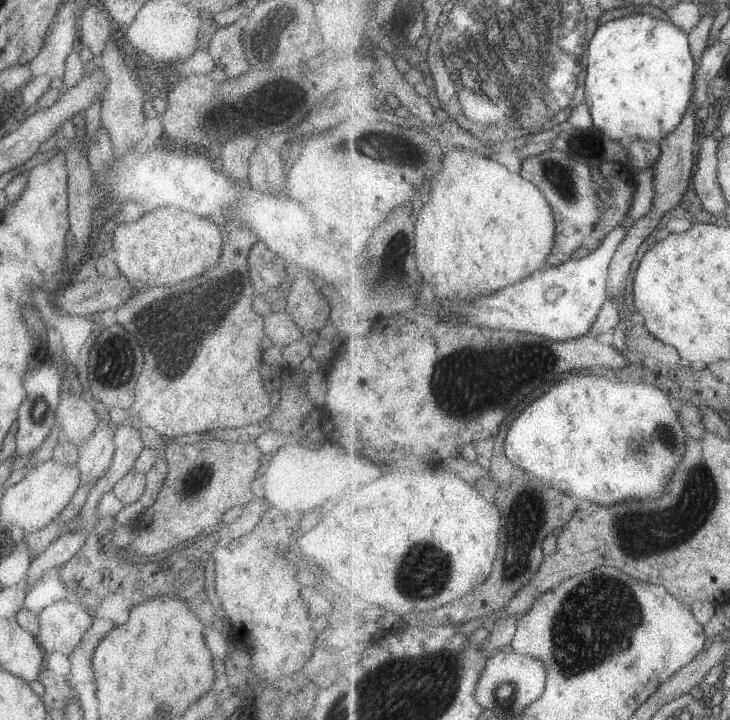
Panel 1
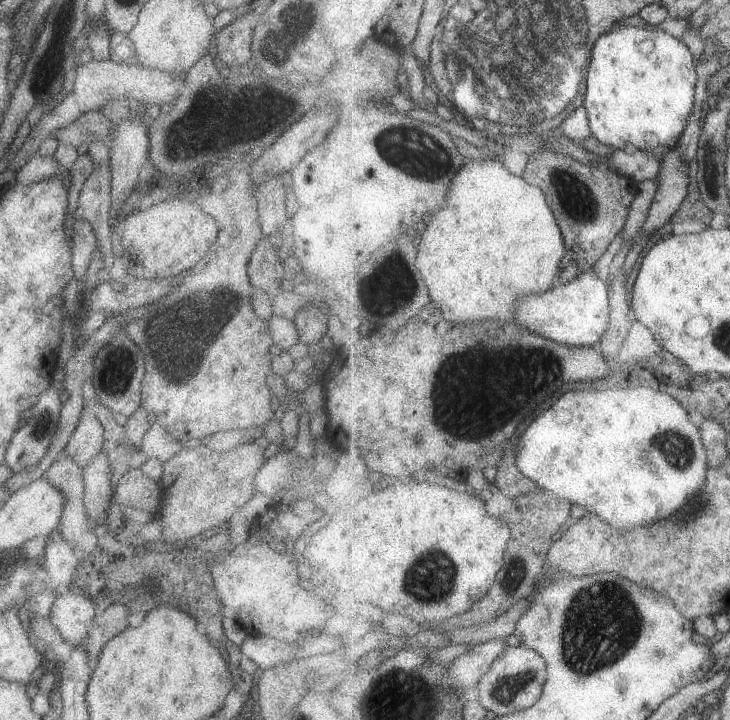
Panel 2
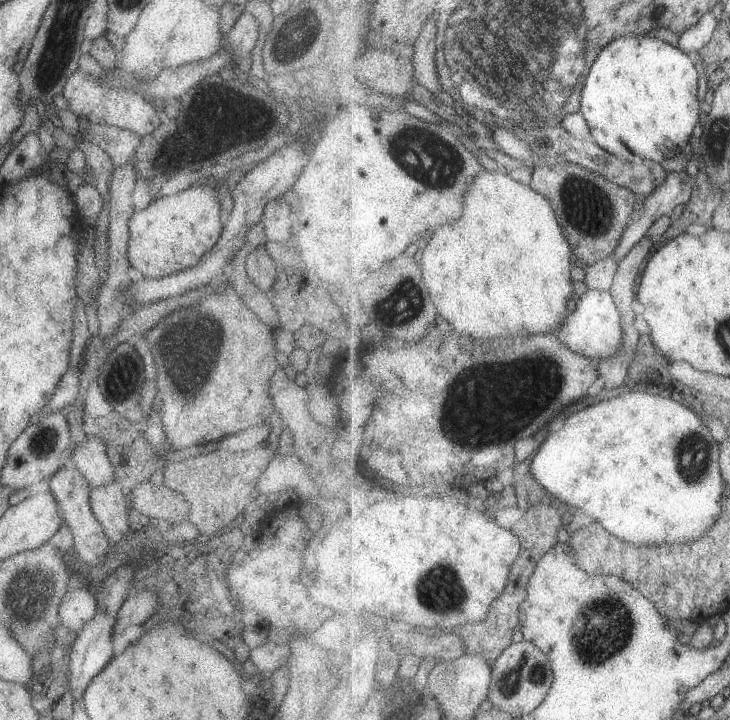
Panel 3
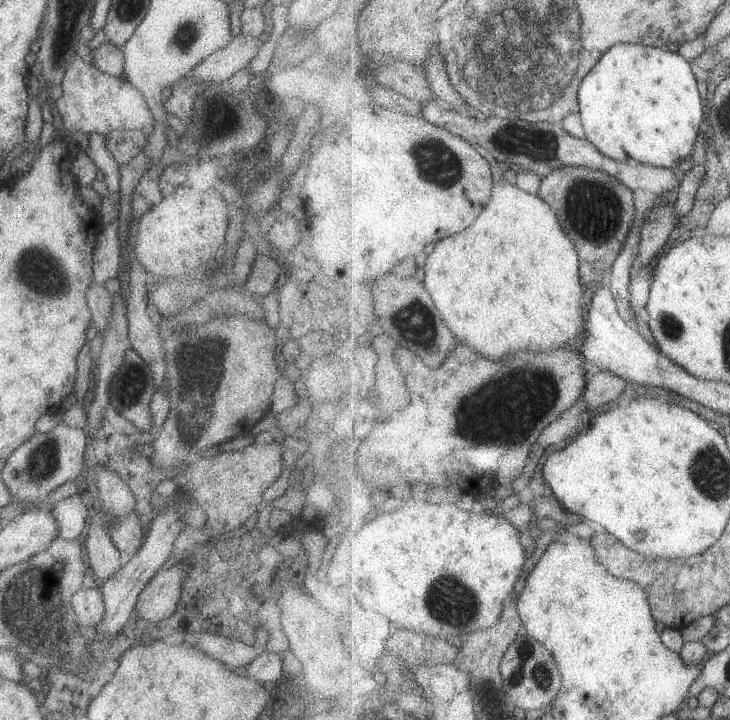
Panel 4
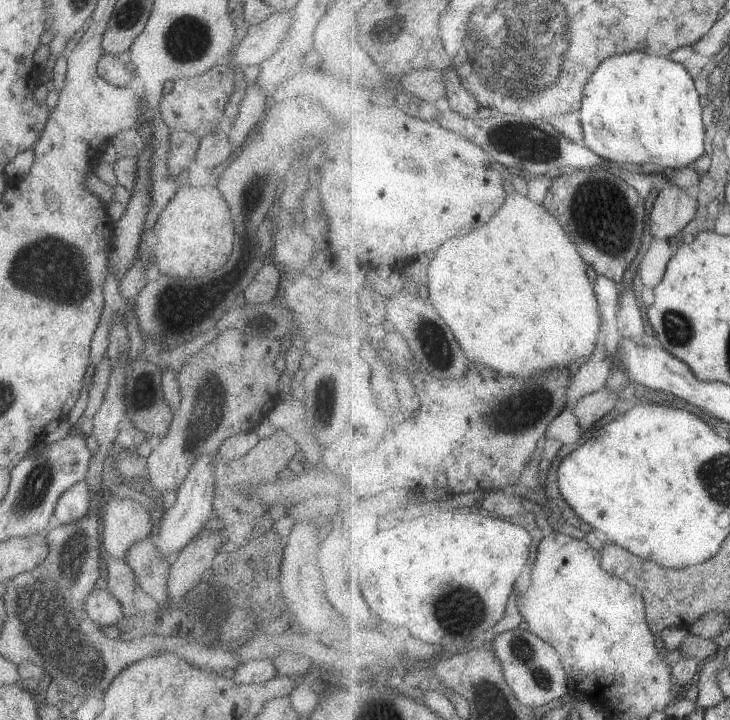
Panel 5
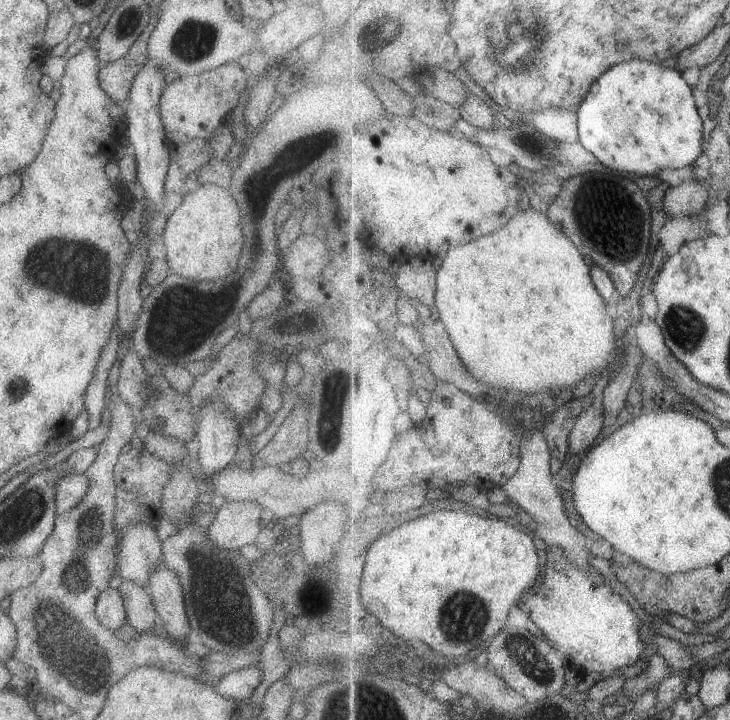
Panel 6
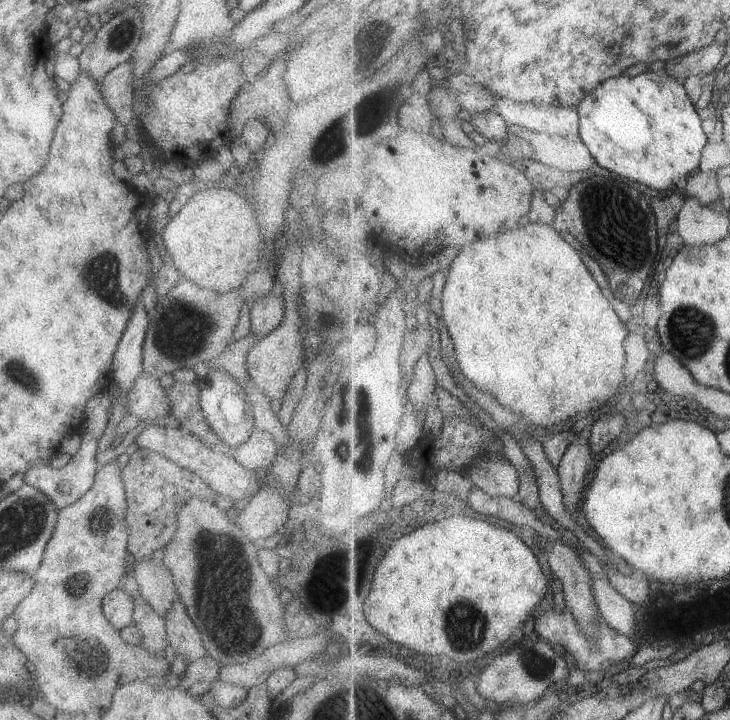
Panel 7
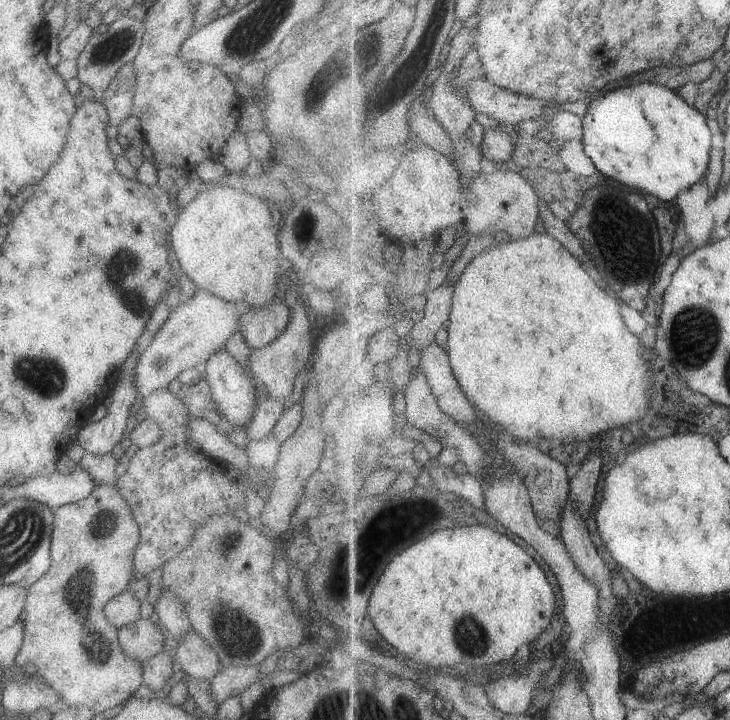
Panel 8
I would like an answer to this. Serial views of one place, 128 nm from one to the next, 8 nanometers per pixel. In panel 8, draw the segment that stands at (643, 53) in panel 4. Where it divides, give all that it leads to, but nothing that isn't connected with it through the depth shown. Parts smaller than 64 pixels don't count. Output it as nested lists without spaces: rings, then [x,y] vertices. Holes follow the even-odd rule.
[[[639,83],[609,90],[603,96],[593,98],[582,122],[585,153],[595,162],[600,173],[623,186],[637,186],[643,193],[653,195],[661,201],[678,199],[684,189],[700,183],[710,168],[709,152],[713,134],[709,130],[706,116],[689,105],[677,91],[666,88],[665,85]]]

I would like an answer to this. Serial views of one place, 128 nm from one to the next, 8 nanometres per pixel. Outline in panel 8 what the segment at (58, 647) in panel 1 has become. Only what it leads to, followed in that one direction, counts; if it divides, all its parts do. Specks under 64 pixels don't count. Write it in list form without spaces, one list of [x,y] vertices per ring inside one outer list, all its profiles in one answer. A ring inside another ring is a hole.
[[[124,590],[113,596],[105,606],[105,619],[117,630],[140,619],[140,602]]]

